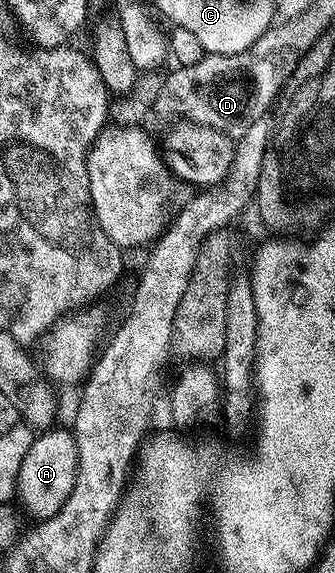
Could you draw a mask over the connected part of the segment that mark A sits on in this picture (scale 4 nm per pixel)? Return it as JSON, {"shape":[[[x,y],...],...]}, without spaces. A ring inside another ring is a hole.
{"shape":[[[51,428],[39,433],[34,439],[32,448],[28,448],[28,456],[24,456],[24,464],[20,464],[18,473],[17,501],[22,501],[21,509],[31,514],[32,519],[50,518],[60,512],[61,506],[72,492],[76,484],[78,471],[78,449],[73,433],[69,429]]]}

